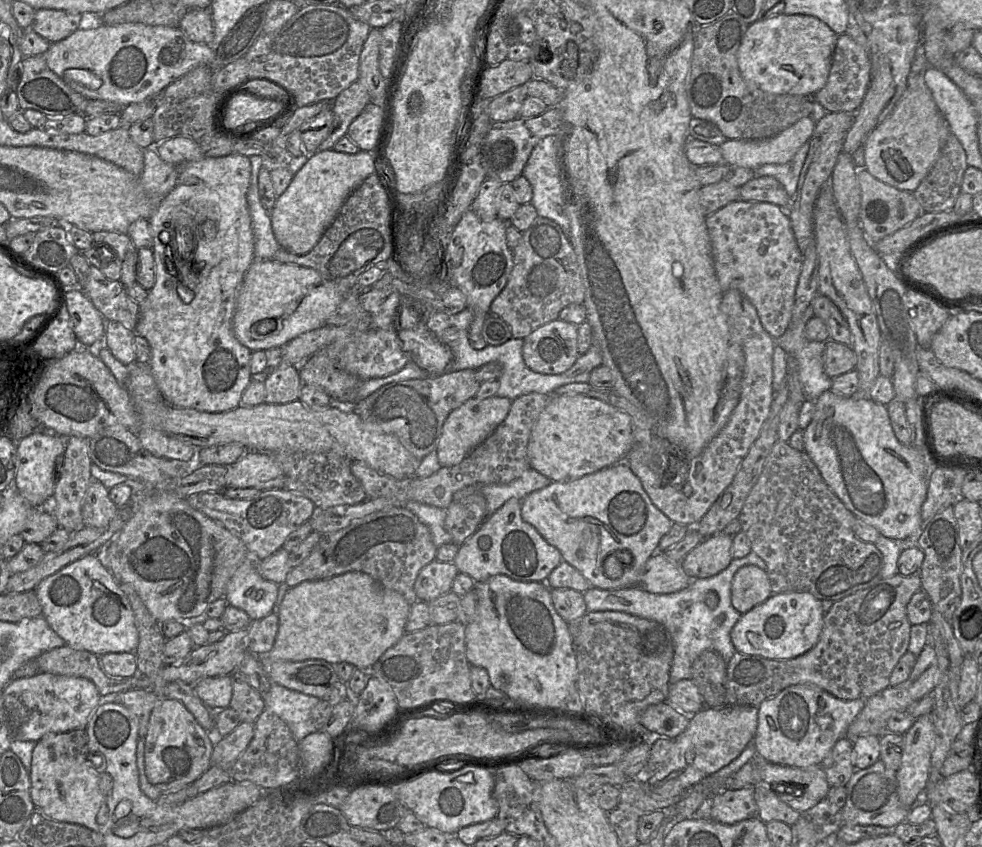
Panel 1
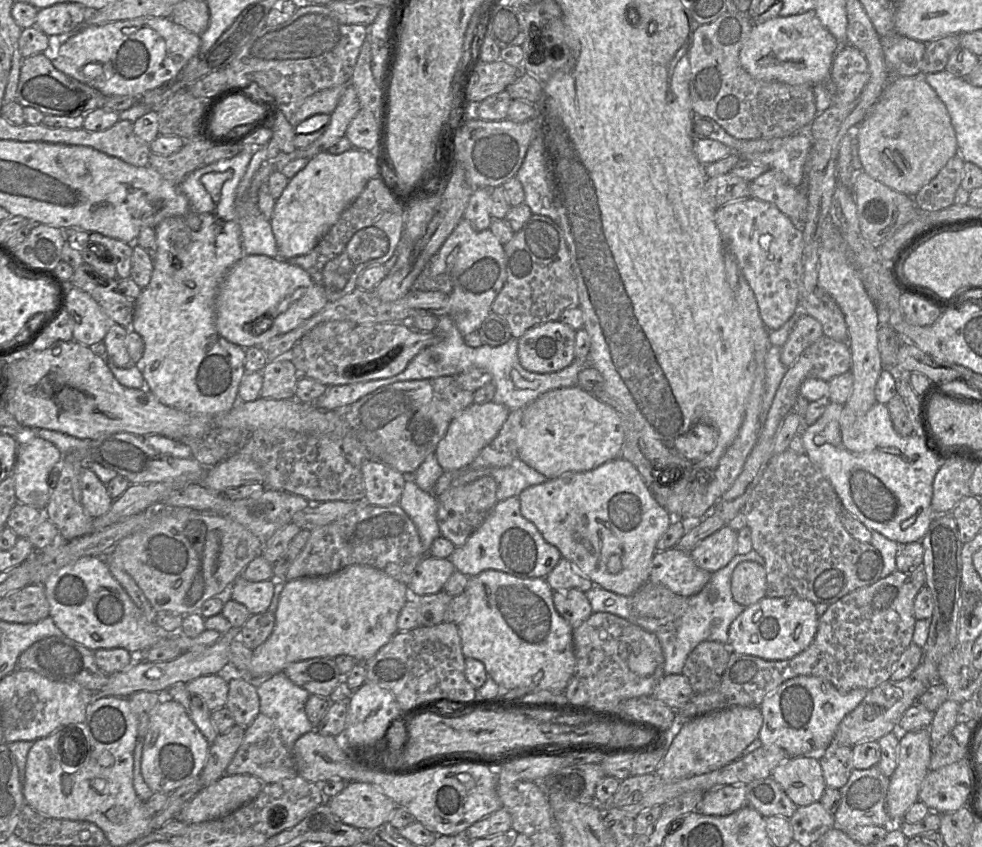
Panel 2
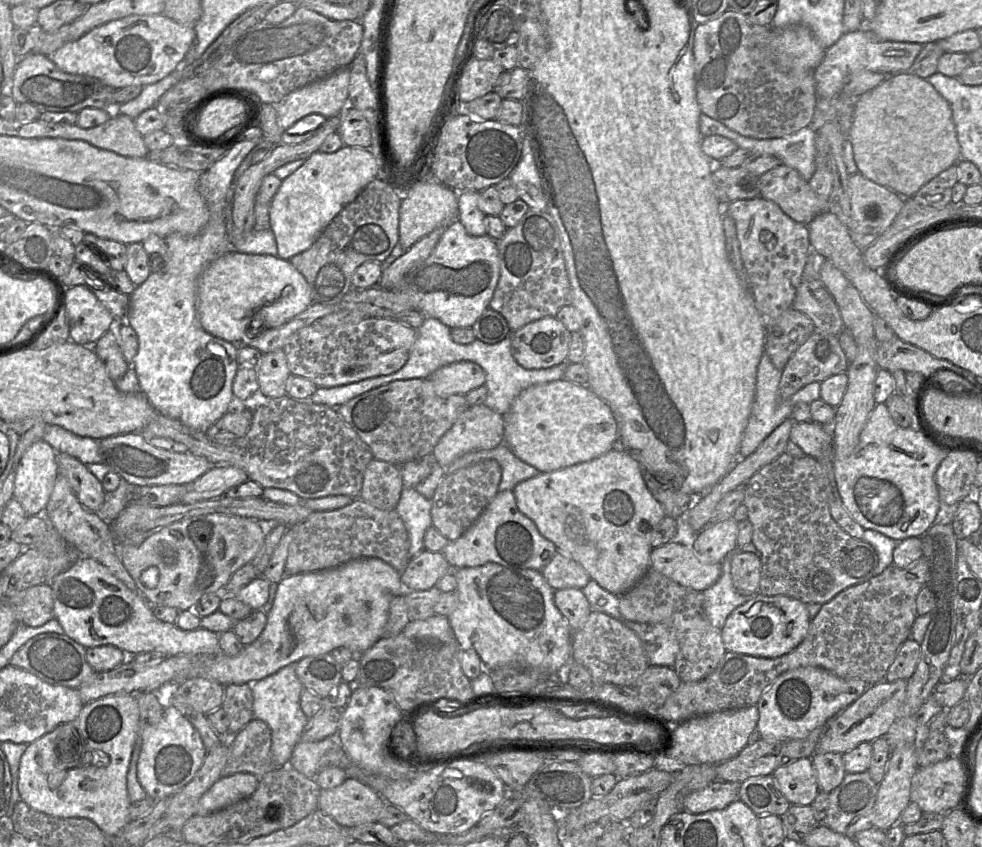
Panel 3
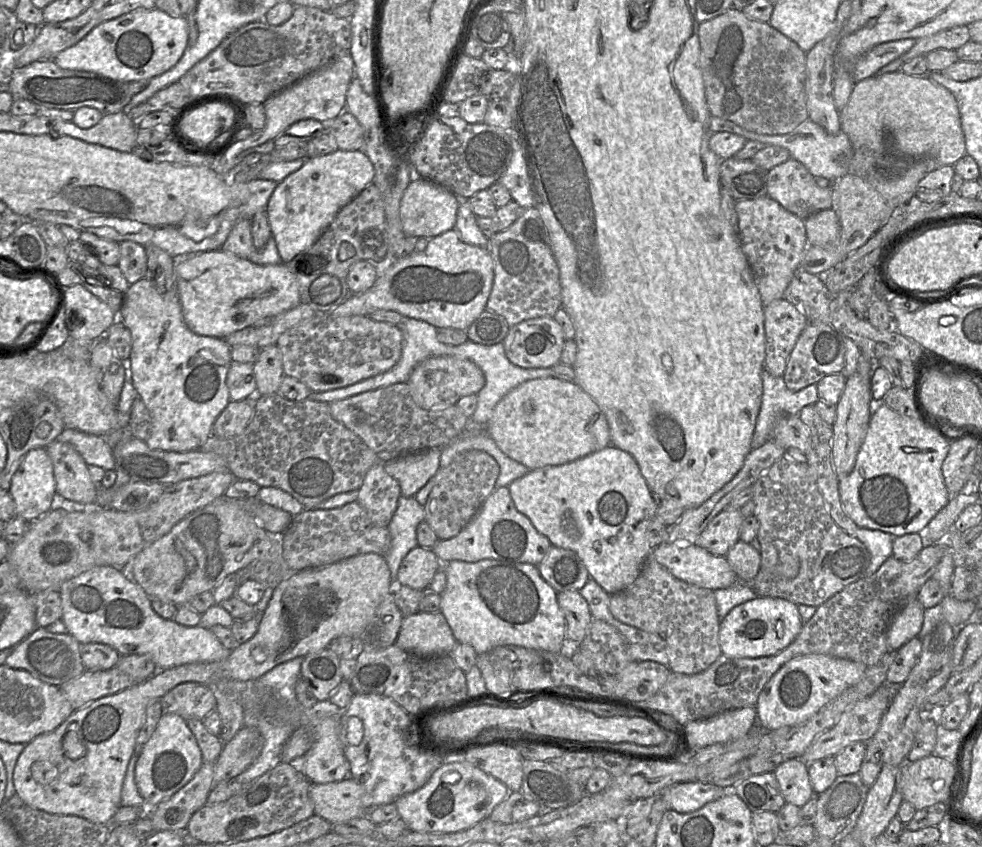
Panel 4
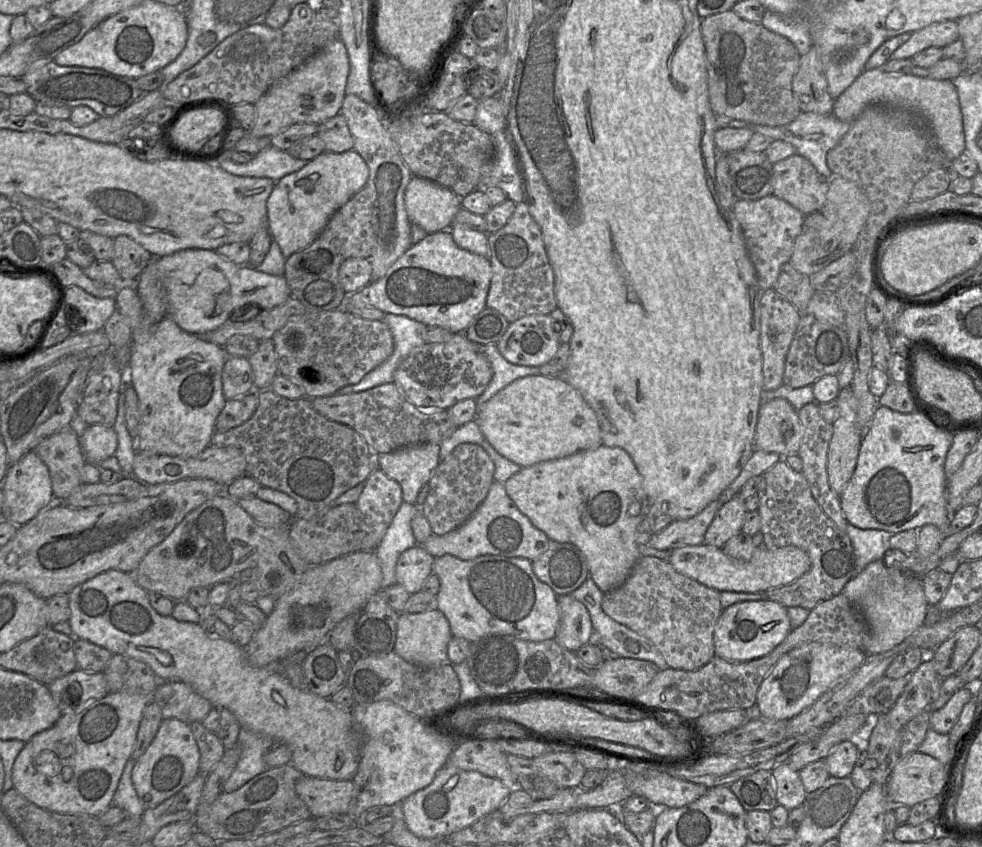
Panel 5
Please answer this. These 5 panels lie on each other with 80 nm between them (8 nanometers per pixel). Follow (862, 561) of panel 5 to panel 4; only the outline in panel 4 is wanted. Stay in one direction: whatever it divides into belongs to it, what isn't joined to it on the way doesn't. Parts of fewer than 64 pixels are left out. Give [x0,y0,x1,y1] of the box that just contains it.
[854,528,897,577]

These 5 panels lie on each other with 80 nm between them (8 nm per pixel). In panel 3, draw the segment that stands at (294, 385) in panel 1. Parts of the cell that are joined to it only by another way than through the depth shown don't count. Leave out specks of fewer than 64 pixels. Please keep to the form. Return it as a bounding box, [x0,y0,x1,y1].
[256,349,291,398]

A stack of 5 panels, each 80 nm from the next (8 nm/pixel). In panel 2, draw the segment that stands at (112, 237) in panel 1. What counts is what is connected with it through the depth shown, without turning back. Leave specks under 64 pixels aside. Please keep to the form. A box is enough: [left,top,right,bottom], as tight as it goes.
[89,232,133,279]

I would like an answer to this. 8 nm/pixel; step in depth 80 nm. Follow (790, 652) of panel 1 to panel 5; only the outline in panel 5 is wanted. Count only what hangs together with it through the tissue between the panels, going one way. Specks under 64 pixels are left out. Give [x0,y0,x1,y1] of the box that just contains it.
[715,600,791,662]

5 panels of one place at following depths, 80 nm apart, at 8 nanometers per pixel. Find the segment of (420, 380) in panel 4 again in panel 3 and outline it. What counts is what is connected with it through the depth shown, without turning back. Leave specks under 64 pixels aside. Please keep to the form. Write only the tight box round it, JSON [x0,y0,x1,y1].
[427,361,486,396]

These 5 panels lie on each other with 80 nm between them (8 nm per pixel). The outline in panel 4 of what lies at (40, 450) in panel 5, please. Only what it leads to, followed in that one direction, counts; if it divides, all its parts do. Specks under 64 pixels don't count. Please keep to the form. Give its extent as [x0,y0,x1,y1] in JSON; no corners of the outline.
[46,440,99,505]

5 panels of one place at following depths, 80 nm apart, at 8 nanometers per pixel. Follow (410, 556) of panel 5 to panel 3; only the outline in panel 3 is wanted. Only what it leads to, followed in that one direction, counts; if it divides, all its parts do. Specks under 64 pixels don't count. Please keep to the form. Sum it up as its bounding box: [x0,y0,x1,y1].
[400,549,450,591]

